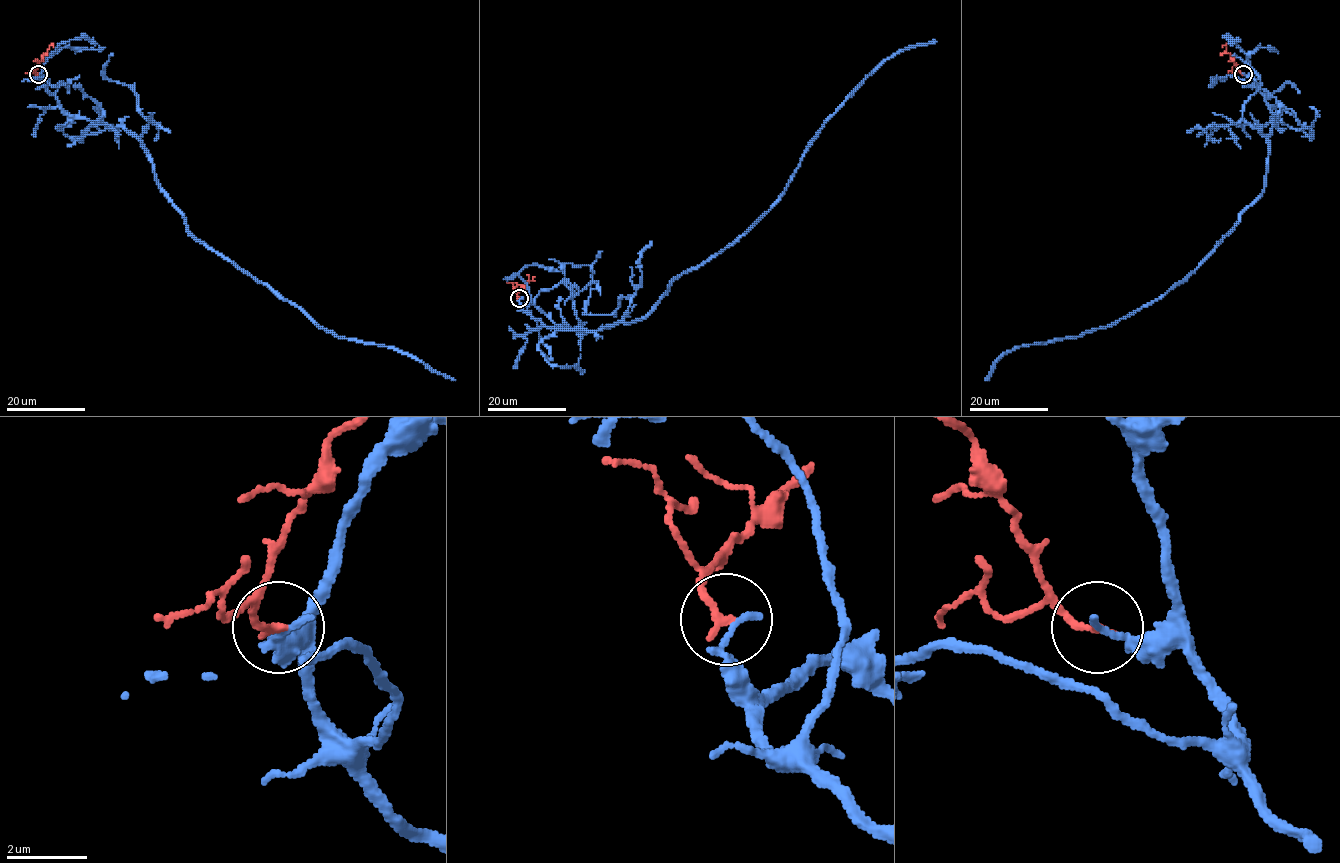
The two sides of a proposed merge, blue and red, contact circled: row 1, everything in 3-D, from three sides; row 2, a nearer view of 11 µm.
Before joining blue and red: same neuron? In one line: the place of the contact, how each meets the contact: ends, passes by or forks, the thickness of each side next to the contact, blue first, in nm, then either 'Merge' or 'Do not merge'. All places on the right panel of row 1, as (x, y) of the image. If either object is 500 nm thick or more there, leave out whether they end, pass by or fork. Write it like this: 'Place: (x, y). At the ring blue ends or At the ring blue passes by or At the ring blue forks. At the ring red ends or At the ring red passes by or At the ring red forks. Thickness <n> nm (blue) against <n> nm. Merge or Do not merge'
Place: (1243, 74). At the ring blue ends. At the ring red ends. Thickness 190 nm (blue) against 240 nm. Do not merge

